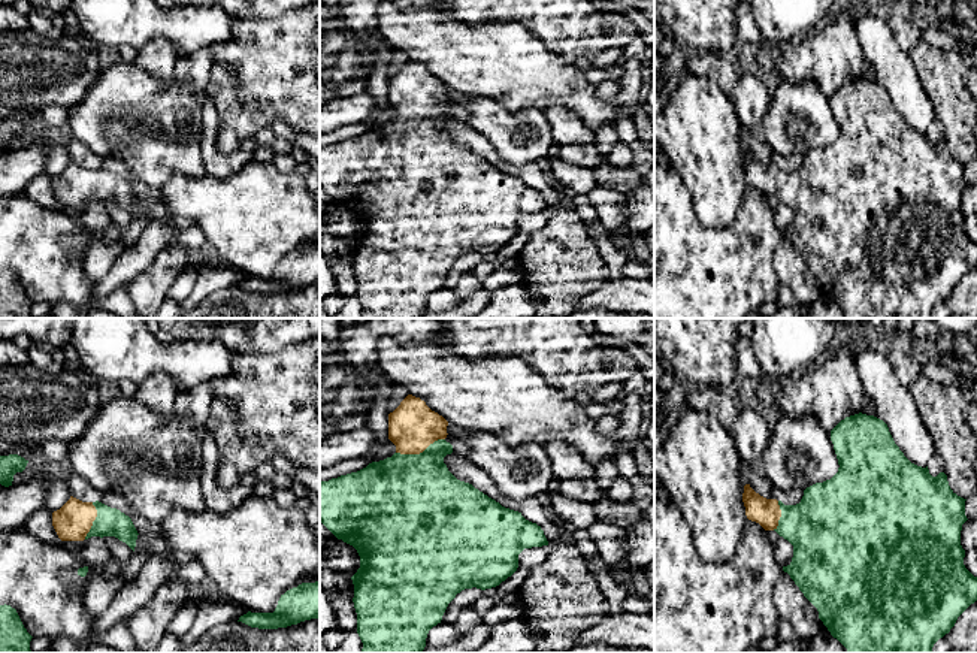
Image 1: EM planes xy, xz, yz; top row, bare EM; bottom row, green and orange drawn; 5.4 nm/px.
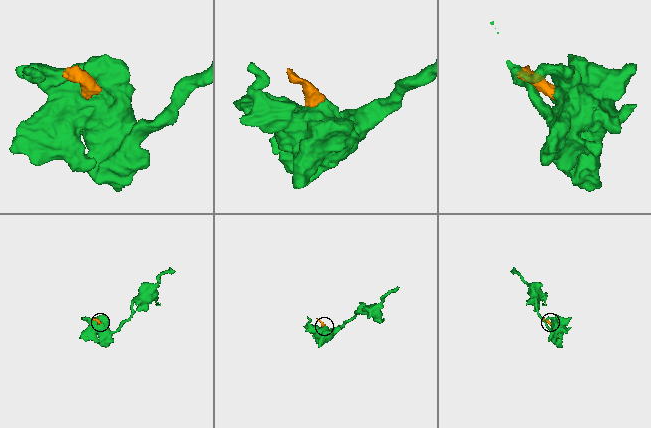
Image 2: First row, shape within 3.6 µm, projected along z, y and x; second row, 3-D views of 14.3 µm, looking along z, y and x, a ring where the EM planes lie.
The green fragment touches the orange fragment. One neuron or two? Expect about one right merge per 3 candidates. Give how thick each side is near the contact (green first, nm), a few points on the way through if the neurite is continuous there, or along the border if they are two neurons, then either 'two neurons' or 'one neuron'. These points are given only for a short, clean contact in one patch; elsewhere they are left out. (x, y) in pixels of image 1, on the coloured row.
480 nm thick on the green side, 280 nm on the other; runs through xz (408, 498), (420, 453), (420, 437), (413, 426); one neuron

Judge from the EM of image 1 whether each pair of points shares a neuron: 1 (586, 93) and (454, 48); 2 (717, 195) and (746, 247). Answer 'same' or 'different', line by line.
1: same
2: different

